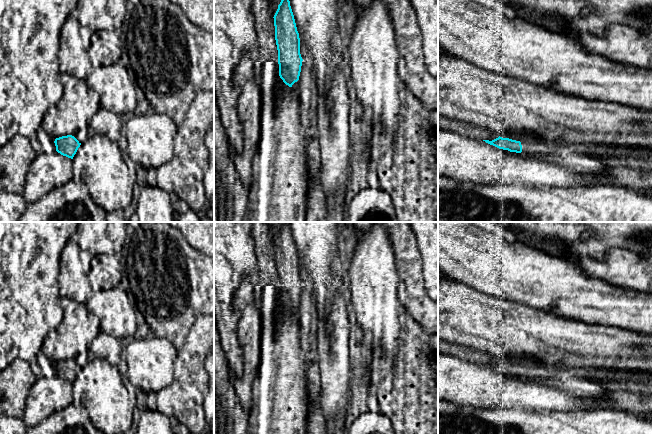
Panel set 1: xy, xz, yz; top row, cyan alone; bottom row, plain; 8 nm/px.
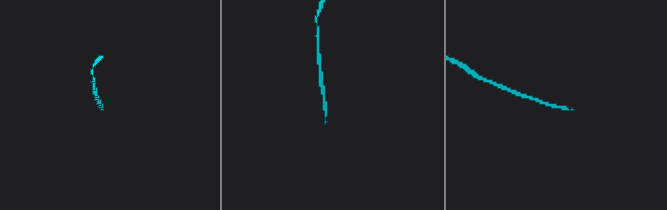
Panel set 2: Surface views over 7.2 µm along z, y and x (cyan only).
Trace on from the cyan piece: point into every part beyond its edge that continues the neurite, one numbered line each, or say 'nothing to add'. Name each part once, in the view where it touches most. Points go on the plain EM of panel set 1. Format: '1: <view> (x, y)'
1: yz (569, 380)

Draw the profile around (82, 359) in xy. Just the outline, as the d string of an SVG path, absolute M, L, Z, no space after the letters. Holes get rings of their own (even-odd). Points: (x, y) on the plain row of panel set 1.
M87 351L87 352L79 354L76 357L75 362L79 365L79 367L84 367L85 365L88 364L88 362L90 361L90 359L91 359L90 352Z

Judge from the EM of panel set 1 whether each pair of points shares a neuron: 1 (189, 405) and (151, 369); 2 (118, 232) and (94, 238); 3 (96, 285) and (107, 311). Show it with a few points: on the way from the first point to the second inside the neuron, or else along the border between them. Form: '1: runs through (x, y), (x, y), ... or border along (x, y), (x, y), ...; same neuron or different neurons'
1: border along (174, 362), (173, 381), (156, 393); different neurons
2: runs through (112, 232), (100, 233); same neuron
3: border along (118, 286), (94, 292); different neurons

